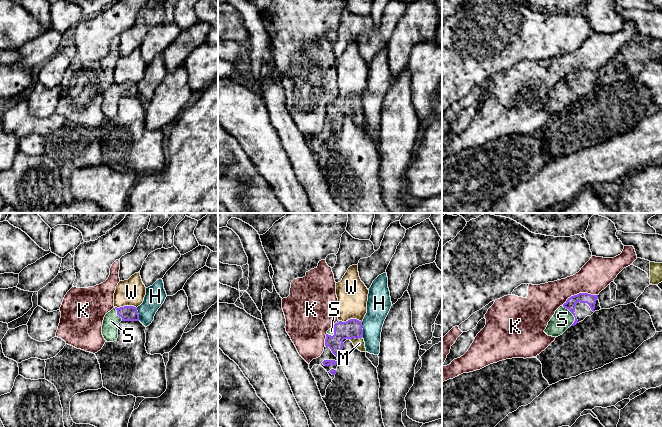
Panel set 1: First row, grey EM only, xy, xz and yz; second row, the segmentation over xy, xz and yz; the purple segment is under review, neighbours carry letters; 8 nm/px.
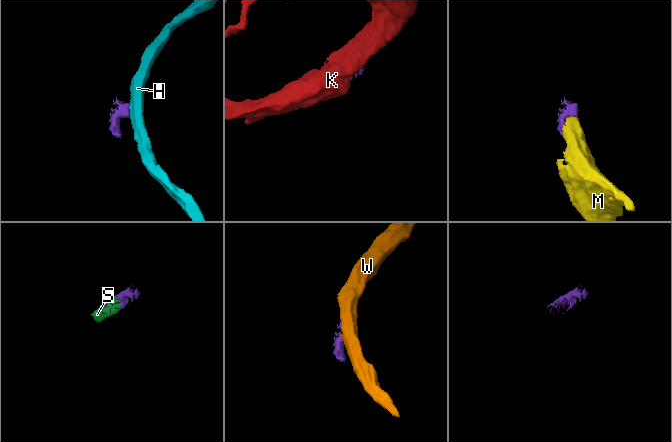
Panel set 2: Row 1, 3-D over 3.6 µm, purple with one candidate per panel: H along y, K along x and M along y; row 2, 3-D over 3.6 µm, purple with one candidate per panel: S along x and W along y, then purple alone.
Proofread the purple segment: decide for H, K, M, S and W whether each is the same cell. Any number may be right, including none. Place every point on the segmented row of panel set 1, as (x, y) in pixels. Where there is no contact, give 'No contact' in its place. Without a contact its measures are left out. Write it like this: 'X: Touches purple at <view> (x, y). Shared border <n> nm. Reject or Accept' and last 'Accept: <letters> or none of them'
H: Touches purple at xz (362, 329). Shared border 120 nm. Reject
K: Touches purple at yz (579, 293). Shared border 300 nm. Reject
M: Touches purple at xz (354, 337). Shared border 110 nm. Accept
S: Touches purple at yz (573, 314). Shared border 180 nm. Accept
W: Touches purple at xz (350, 319). Shared border 180 nm. Reject
Accept: M, S

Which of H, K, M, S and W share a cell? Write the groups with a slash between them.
H / K / M S / W

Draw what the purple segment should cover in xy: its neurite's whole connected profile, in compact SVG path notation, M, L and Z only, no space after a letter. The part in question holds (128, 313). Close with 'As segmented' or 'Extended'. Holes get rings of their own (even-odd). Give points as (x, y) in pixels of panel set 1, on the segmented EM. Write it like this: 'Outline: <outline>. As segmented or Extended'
Outline: M134 306L114 307L103 320L102 335L107 342L118 338L118 326L121 321L139 321L137 308Z. Extended

